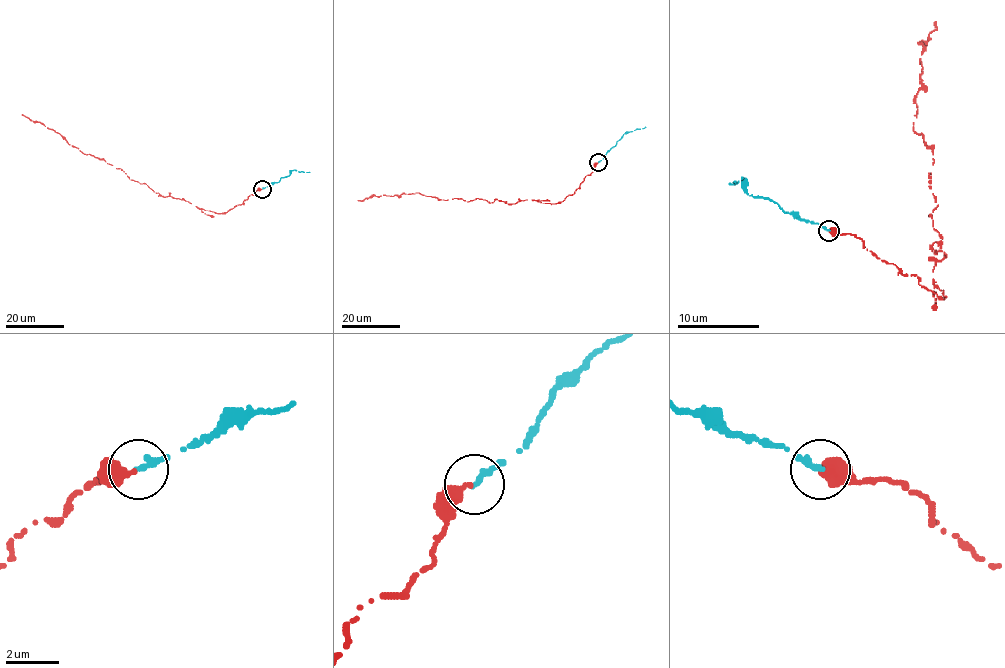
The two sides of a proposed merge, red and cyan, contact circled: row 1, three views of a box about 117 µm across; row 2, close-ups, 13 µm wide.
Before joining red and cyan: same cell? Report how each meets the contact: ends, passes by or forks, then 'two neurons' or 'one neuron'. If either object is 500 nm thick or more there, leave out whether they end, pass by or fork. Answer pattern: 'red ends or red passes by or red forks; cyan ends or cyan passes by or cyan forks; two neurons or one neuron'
red ends; cyan ends; one neuron

